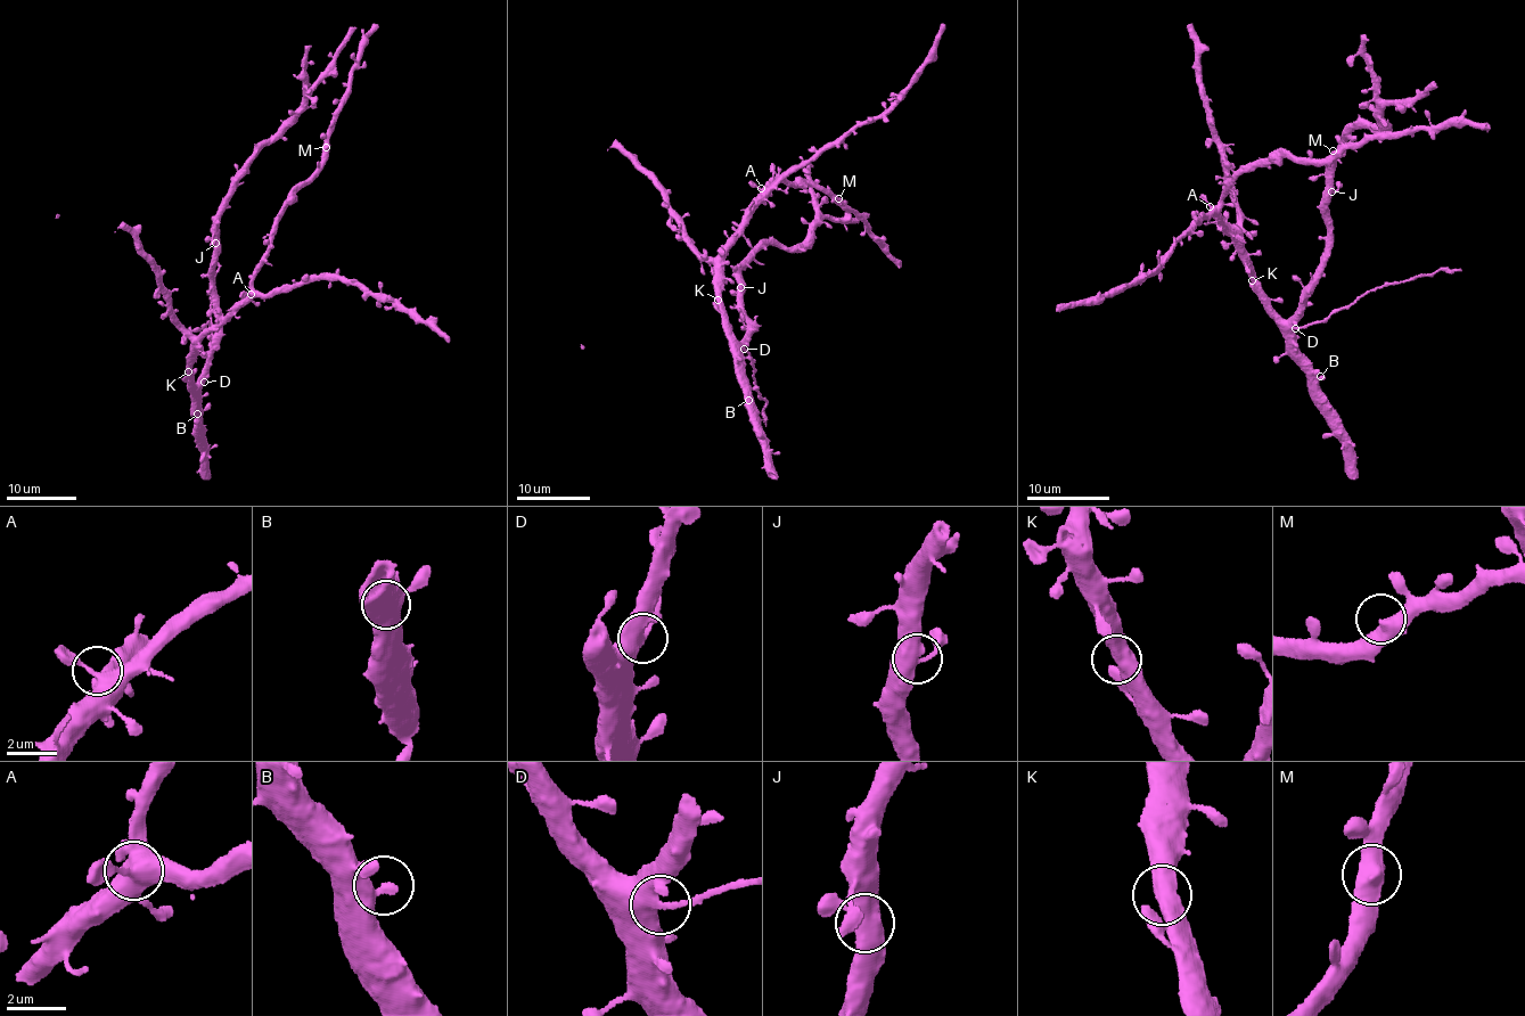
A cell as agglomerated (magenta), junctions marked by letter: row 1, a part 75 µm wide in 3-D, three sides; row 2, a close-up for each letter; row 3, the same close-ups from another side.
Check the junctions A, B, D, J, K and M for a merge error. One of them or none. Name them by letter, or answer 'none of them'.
D

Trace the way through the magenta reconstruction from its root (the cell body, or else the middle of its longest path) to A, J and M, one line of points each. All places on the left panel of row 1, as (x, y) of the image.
A: (193, 368), (191, 352), (197, 337), (251, 294)
J: (193, 368), (190, 383), (196, 385), (218, 326), (216, 304), (213, 298), (215, 243)
M: (193, 368), (197, 337), (247, 295), (269, 235), (296, 190), (317, 171), (326, 147)

